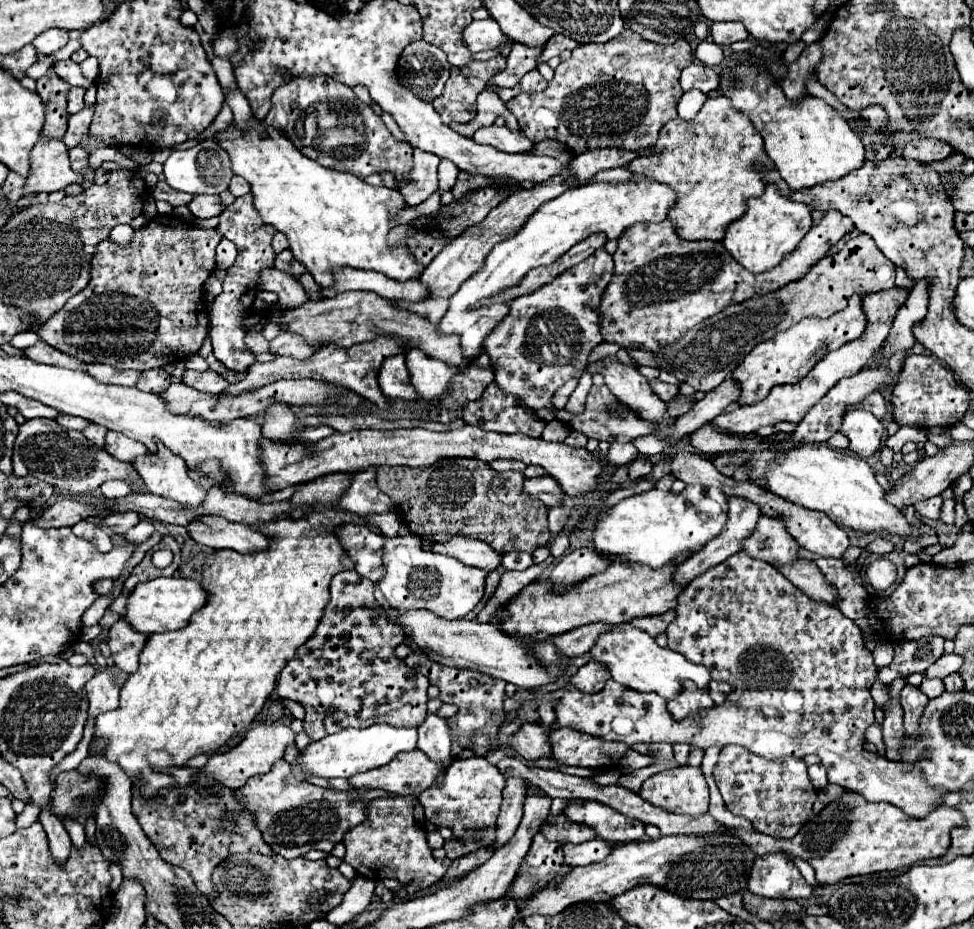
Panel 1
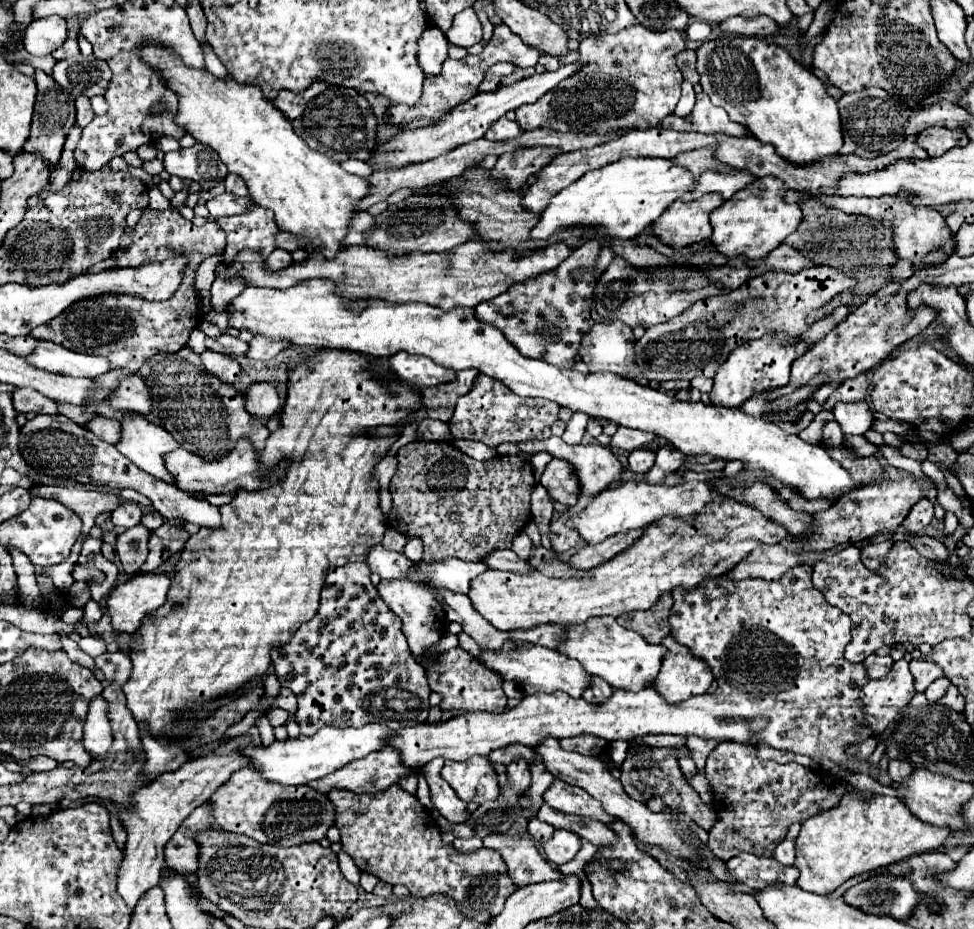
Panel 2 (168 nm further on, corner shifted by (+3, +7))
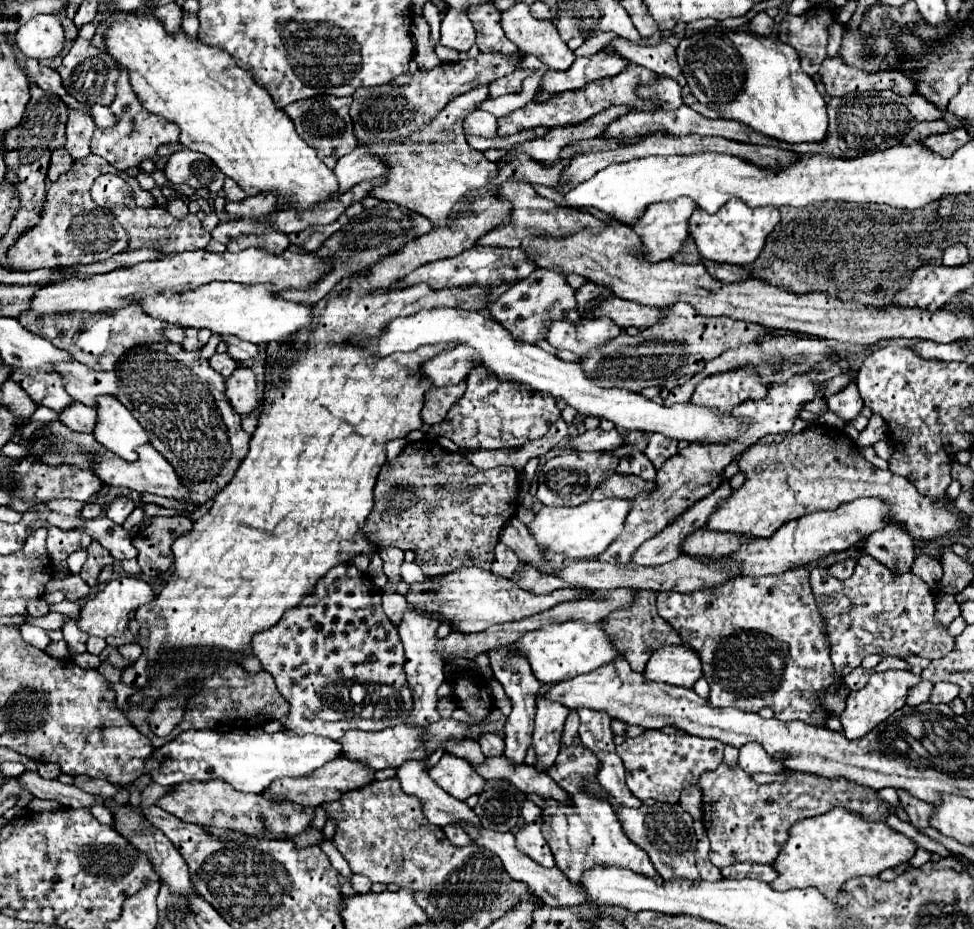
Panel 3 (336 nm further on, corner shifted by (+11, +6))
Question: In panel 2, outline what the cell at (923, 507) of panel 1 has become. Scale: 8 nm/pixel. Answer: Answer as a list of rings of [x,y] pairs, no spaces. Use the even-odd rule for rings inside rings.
[[[920,499],[904,519],[904,527],[908,533],[922,531],[934,519],[934,503],[930,499]]]

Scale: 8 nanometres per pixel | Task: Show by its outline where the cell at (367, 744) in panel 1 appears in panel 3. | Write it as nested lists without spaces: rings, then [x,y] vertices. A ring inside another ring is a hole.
[[[186,730],[178,734],[174,740],[166,742],[162,748],[152,750],[150,758],[146,758],[144,774],[162,786],[176,786],[186,780],[222,780],[234,786],[240,792],[264,792],[276,778],[284,776],[308,776],[326,762],[338,758],[340,744],[322,736],[296,736],[286,732],[276,734],[222,734],[218,730]]]

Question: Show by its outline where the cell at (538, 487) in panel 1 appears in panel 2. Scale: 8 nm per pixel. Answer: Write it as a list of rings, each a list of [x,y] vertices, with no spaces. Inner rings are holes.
[[[552,459],[546,465],[540,477],[540,485],[550,493],[554,501],[566,507],[572,507],[580,497],[580,487],[578,479],[574,477],[574,469],[562,459]]]

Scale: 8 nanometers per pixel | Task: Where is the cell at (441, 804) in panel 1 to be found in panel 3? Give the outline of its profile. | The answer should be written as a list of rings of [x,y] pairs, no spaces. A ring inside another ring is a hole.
[[[444,754],[440,762],[428,770],[428,774],[438,786],[442,786],[444,792],[458,800],[466,800],[472,794],[480,794],[484,788],[484,778],[476,774],[472,764],[452,754]]]

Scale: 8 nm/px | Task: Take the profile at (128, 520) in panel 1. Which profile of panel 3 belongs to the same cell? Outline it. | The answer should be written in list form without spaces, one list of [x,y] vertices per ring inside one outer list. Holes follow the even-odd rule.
[[[122,496],[122,498],[116,498],[116,500],[108,506],[106,516],[108,516],[110,520],[114,520],[116,524],[124,524],[124,520],[132,514],[134,508],[136,508],[136,502],[134,502],[132,498],[128,498],[128,496]]]

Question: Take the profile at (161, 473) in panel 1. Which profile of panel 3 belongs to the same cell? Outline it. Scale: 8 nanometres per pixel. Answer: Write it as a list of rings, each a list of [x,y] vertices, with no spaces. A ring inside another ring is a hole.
[[[102,394],[102,398],[98,398],[96,414],[94,438],[122,460],[134,462],[136,448],[148,444],[146,430],[128,412],[128,408],[118,398],[110,398],[110,394]]]

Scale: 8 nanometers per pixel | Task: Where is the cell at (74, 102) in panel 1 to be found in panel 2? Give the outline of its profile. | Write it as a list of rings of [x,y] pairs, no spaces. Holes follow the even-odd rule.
[[[78,95],[76,97],[76,125],[86,127],[92,121],[92,117],[94,117],[94,111],[90,107],[90,99]]]

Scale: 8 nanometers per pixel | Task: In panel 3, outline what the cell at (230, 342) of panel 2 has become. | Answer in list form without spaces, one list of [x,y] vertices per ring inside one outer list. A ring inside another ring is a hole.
[[[188,328],[184,330],[184,340],[180,344],[184,350],[200,350],[200,342],[198,342],[198,330]]]

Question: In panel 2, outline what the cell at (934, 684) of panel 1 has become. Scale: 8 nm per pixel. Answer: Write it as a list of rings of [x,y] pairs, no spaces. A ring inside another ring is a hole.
[[[942,677],[942,679],[938,679],[938,681],[932,681],[930,683],[930,687],[924,691],[924,695],[926,695],[926,699],[928,701],[936,701],[938,697],[942,697],[944,693],[946,693],[946,689],[948,689],[948,685],[950,685],[950,681],[946,679],[946,677]]]

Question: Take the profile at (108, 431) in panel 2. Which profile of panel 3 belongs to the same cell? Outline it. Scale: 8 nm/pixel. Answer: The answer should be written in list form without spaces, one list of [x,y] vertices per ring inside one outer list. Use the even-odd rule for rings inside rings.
[[[72,402],[58,418],[64,426],[70,426],[74,432],[92,432],[96,426],[96,410],[84,406],[82,402]]]

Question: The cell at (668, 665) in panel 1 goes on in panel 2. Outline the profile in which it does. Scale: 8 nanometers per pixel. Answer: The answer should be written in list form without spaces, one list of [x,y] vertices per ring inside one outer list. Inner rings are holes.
[[[592,617],[582,625],[570,625],[564,629],[568,631],[568,637],[558,647],[558,651],[580,661],[588,673],[606,679],[616,689],[626,691],[646,689],[654,683],[654,679],[660,673],[666,647],[648,643],[640,633],[618,625],[614,617]]]

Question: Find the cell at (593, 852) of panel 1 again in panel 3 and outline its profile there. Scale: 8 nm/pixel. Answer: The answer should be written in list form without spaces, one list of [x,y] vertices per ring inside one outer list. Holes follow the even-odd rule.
[[[542,822],[524,824],[522,828],[516,830],[514,838],[516,838],[516,846],[520,850],[524,850],[524,854],[530,856],[534,862],[538,862],[546,868],[552,868],[556,864],[550,848],[548,848],[548,842],[542,834]]]

